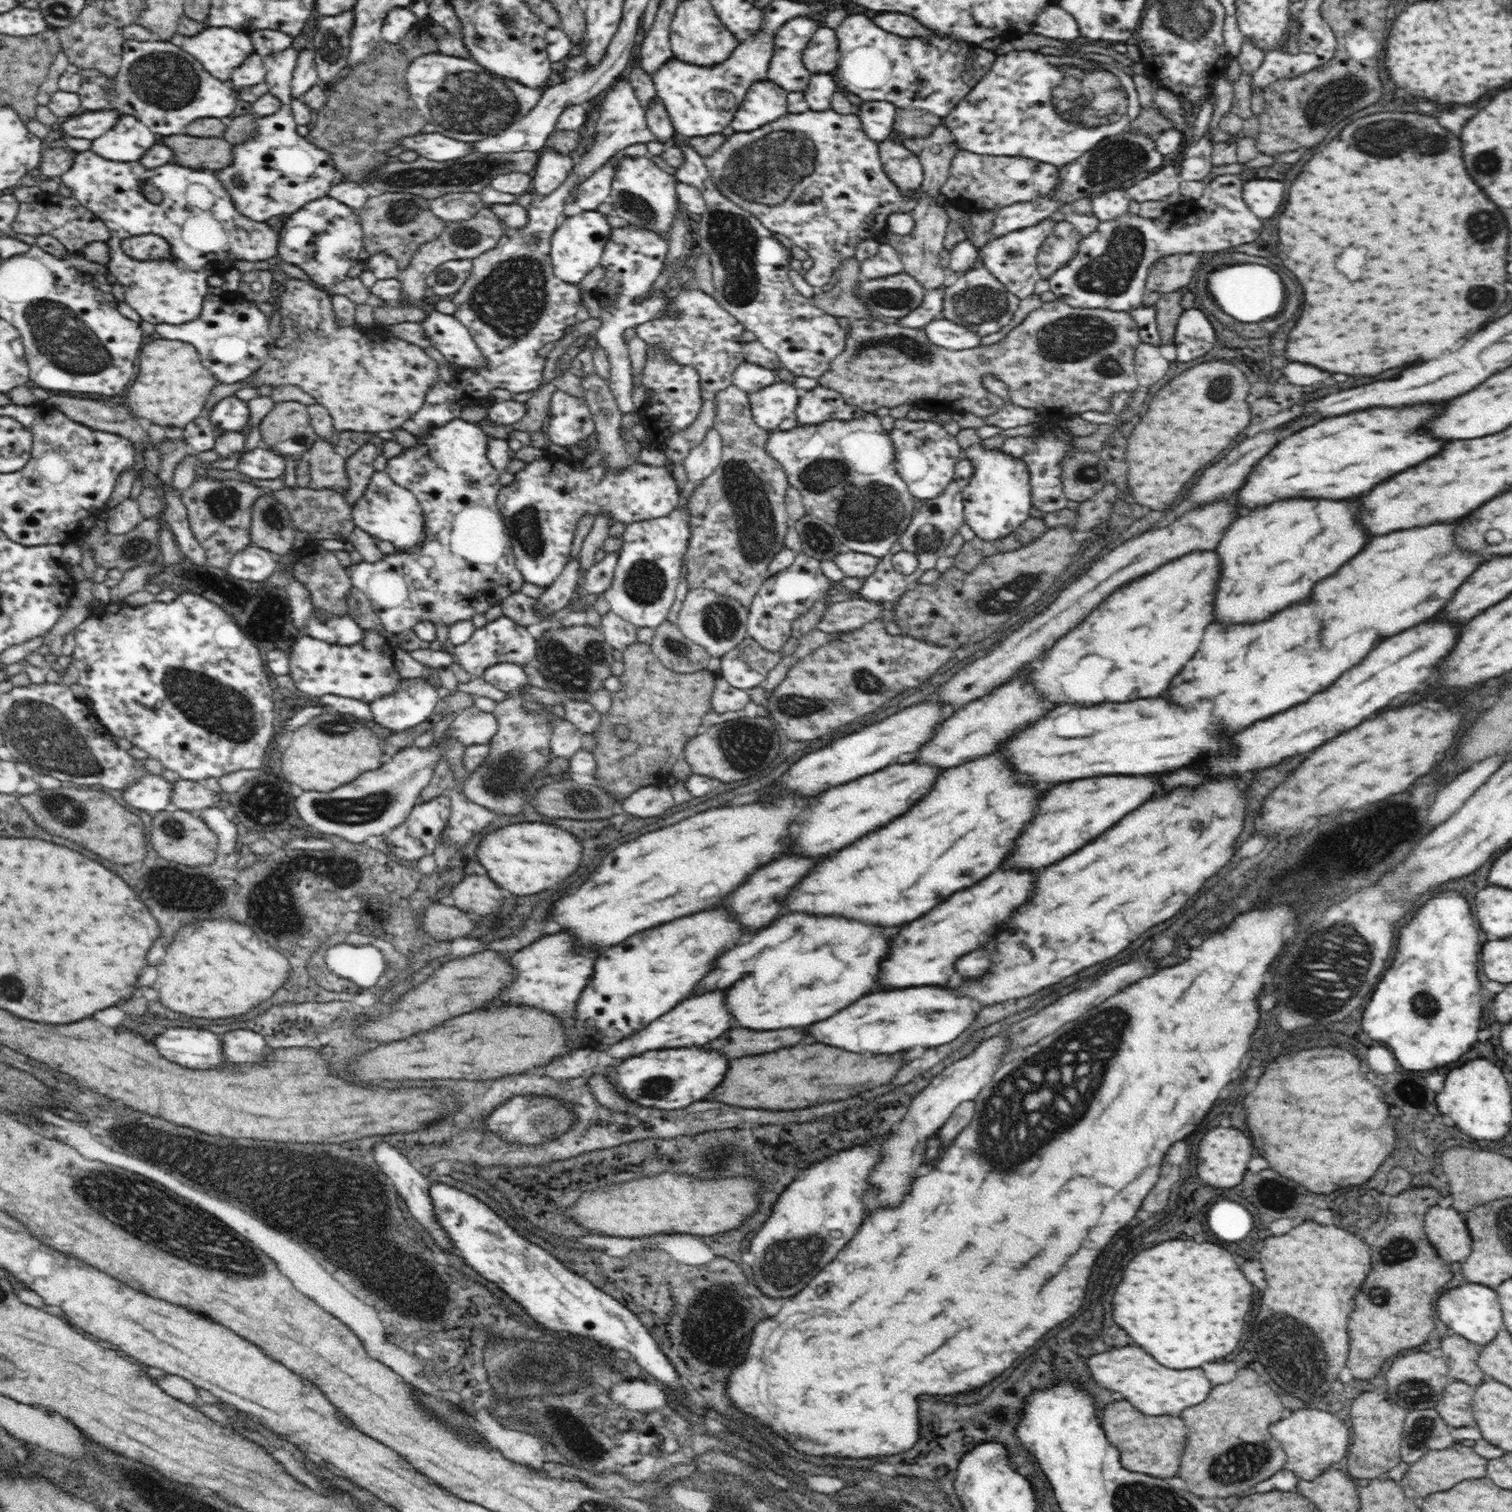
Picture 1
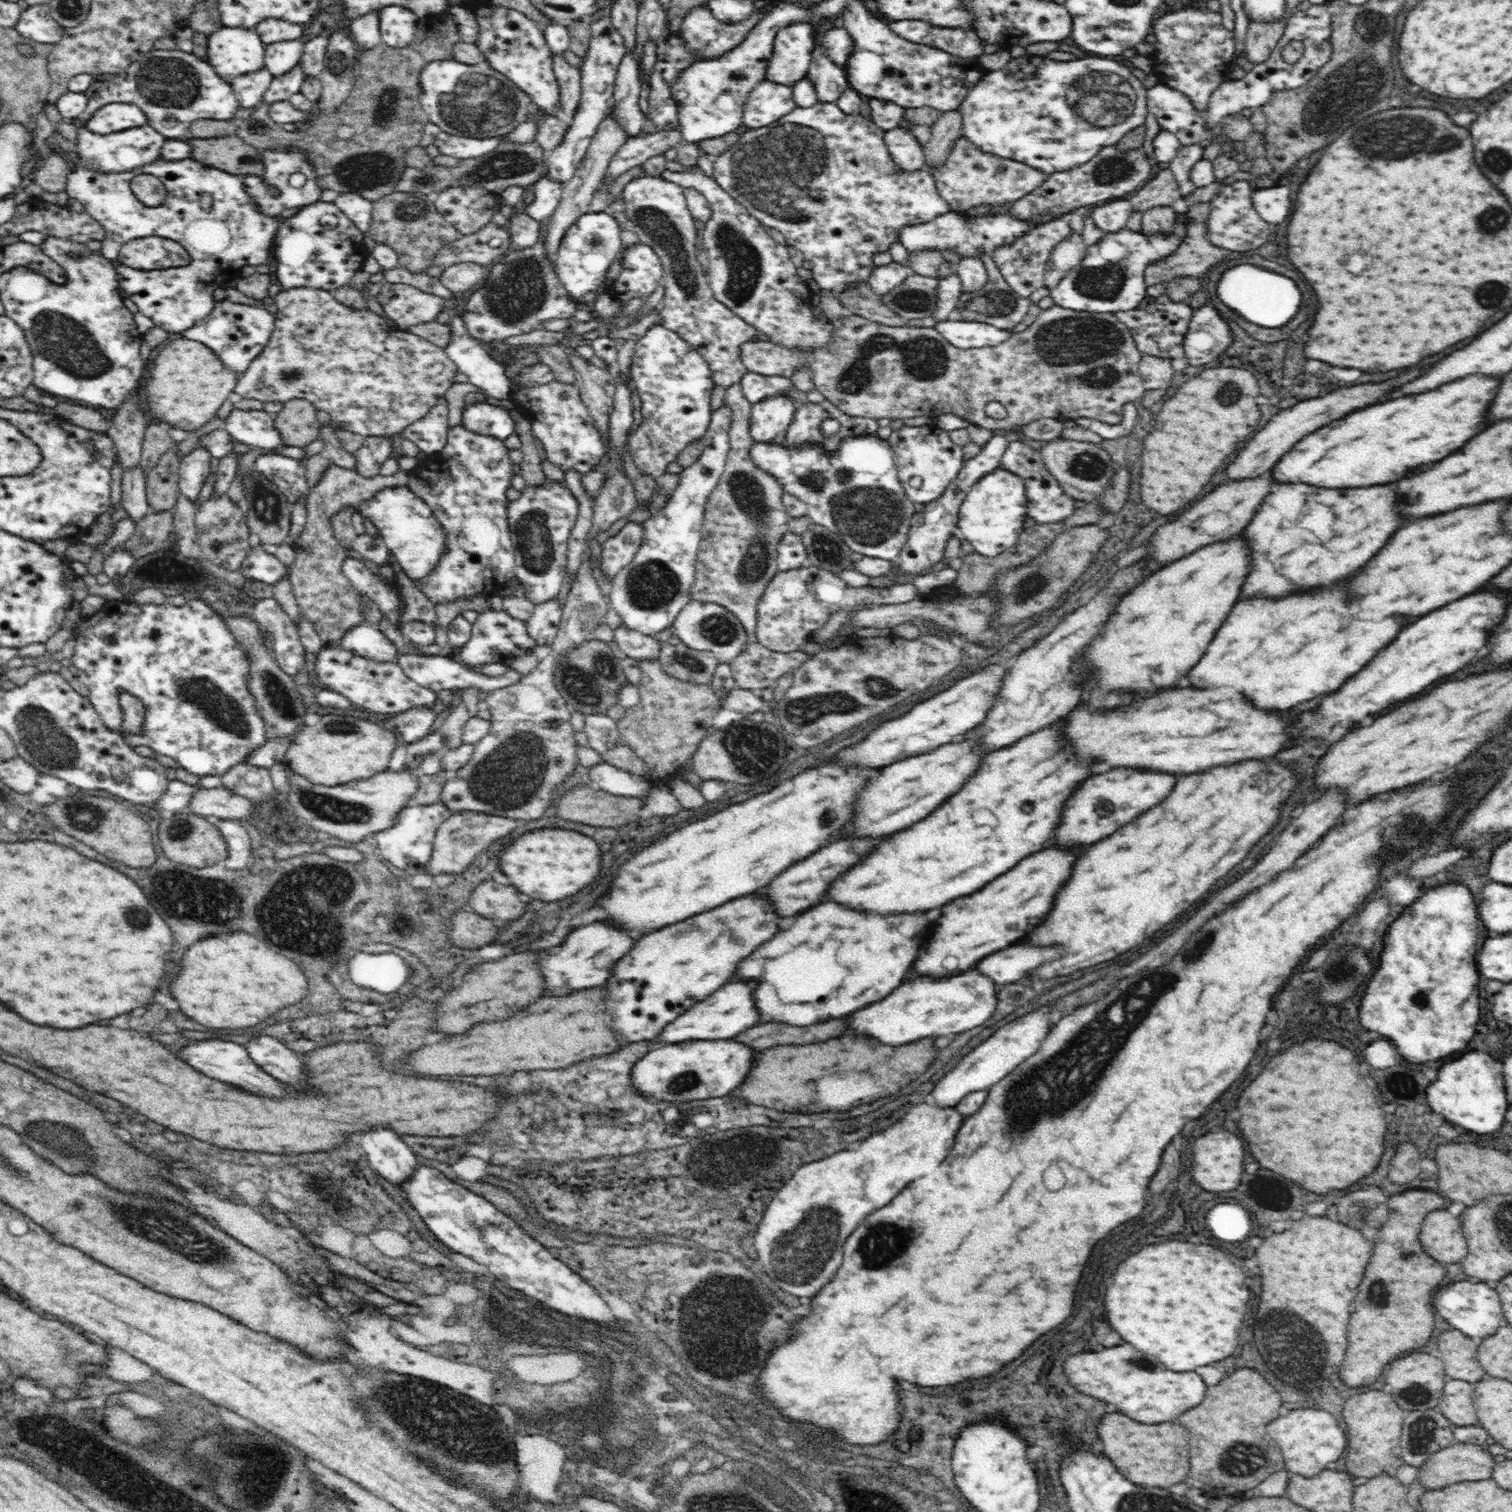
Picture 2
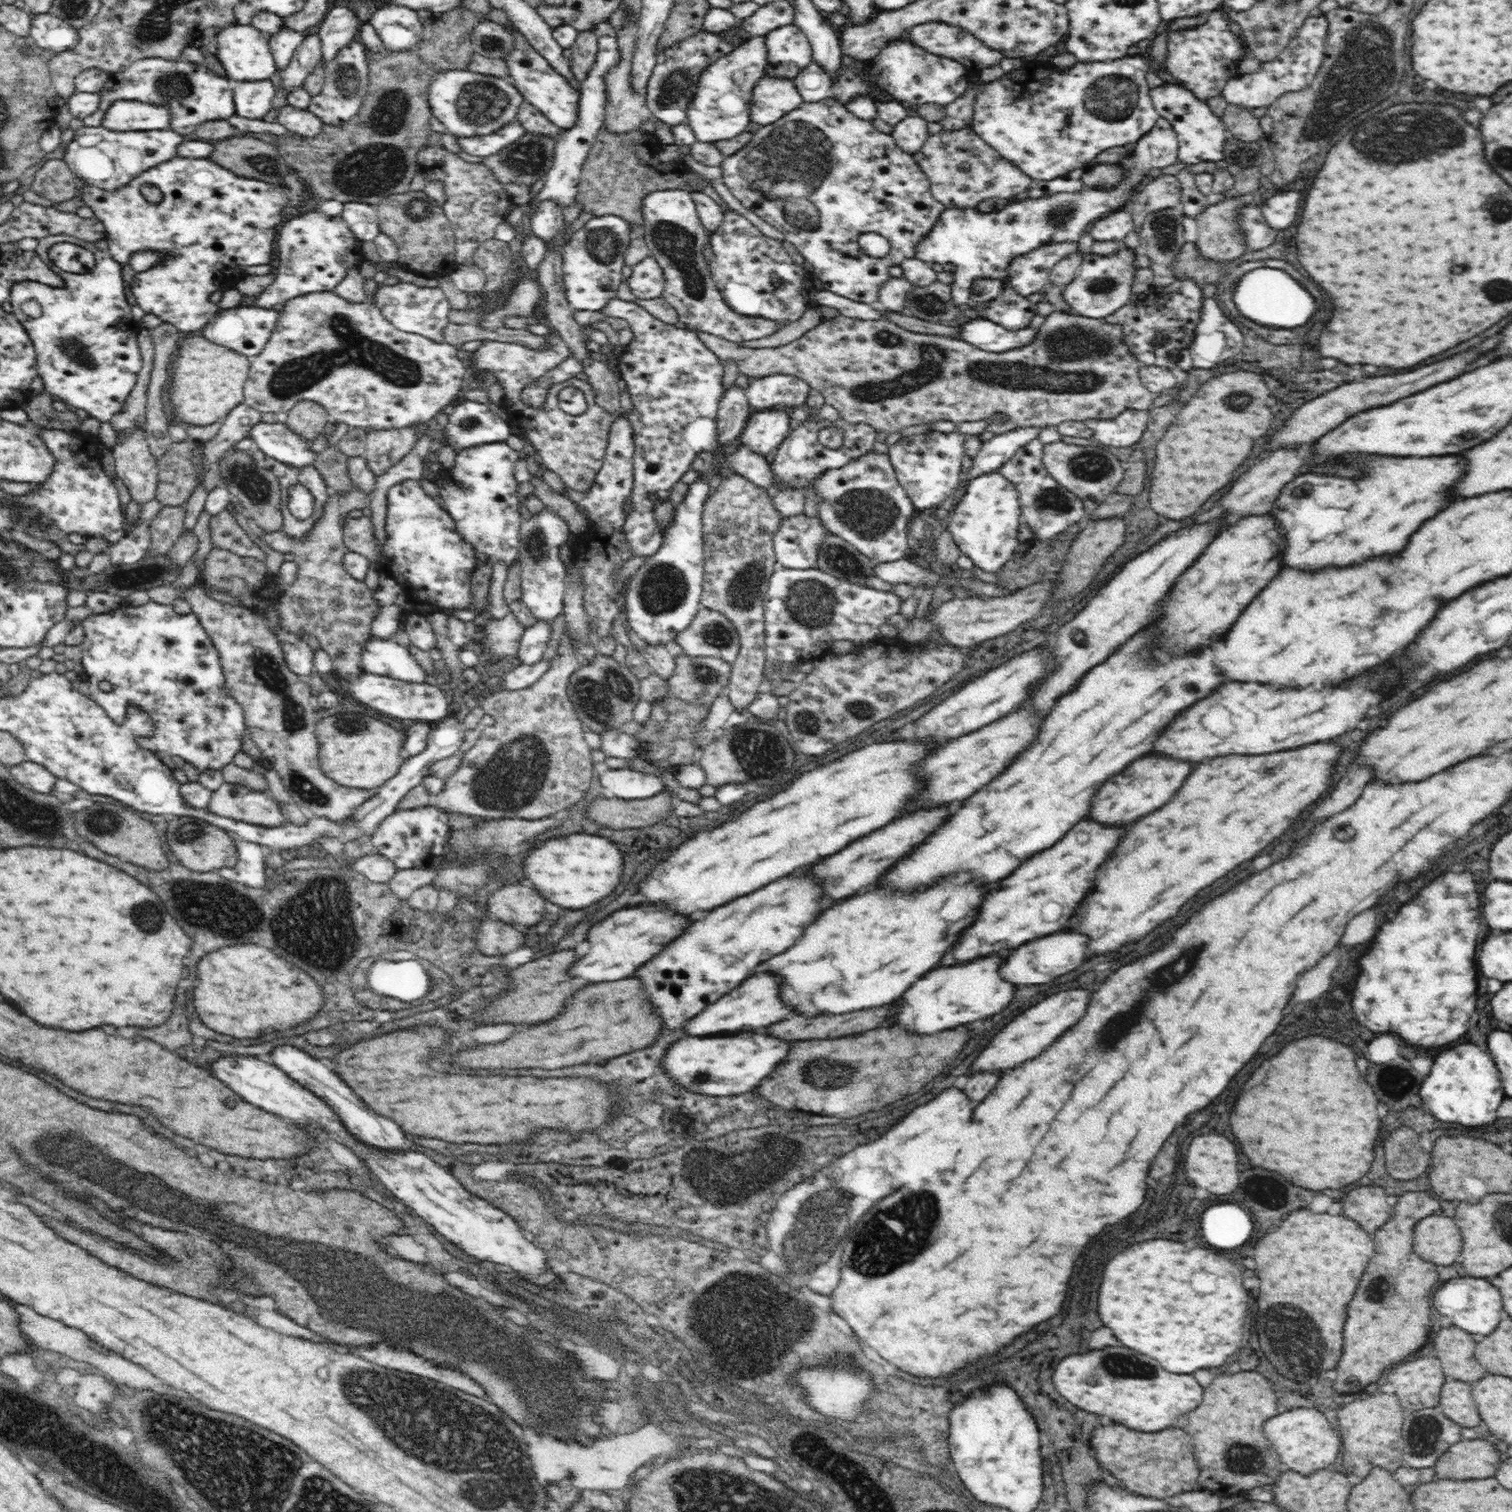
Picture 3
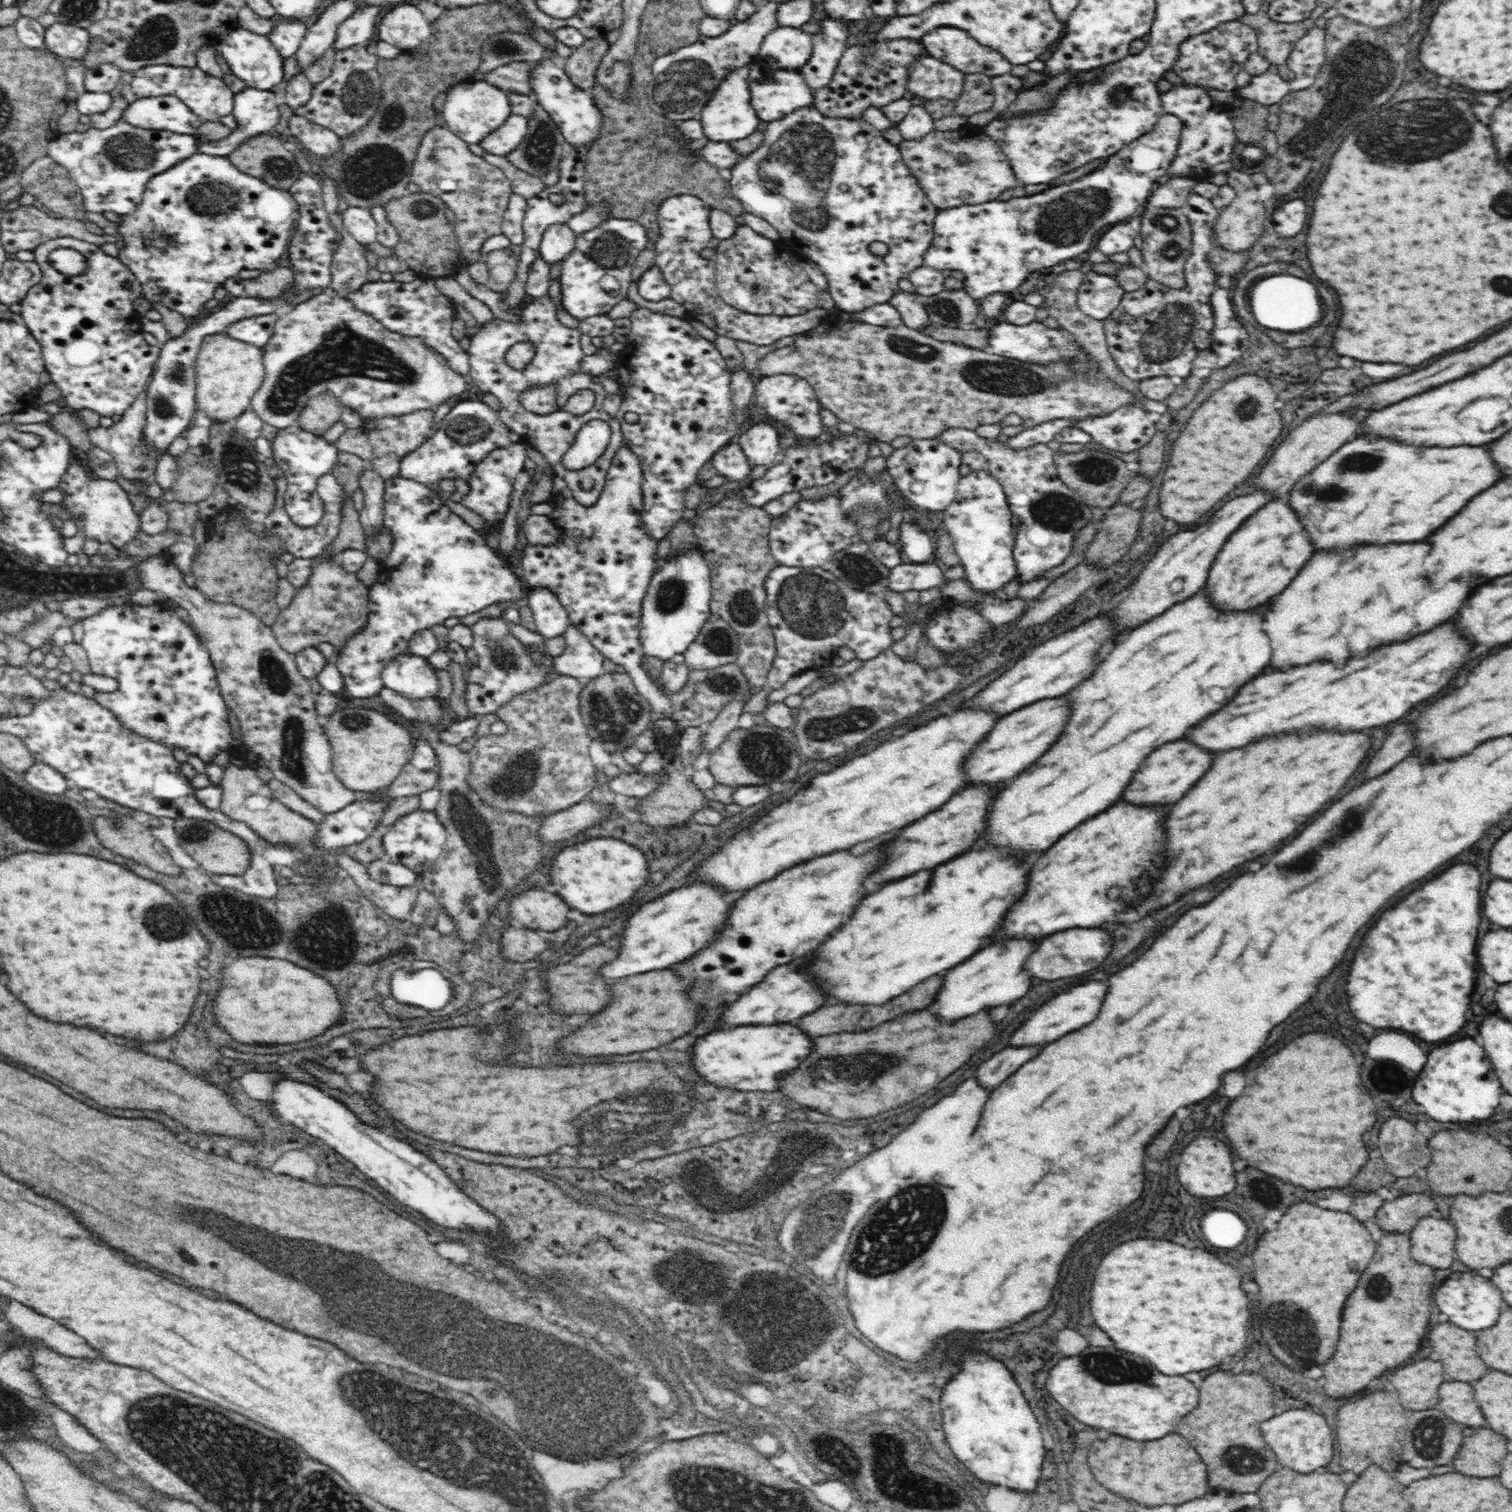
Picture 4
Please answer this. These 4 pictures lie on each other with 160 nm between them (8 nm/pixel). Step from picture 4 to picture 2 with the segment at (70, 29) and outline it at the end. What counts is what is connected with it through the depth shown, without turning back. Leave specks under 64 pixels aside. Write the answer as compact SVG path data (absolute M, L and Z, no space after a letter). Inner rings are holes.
M34 4L20 12L18 22L12 28L24 38L39 42L56 44L64 34L64 27L50 15L49 5Z

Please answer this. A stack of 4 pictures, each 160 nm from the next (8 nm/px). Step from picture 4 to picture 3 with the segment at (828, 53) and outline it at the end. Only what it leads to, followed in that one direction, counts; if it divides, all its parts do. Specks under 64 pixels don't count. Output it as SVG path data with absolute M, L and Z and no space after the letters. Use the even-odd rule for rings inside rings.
M816 61L803 68L793 82L803 102L814 103L834 96L830 76Z

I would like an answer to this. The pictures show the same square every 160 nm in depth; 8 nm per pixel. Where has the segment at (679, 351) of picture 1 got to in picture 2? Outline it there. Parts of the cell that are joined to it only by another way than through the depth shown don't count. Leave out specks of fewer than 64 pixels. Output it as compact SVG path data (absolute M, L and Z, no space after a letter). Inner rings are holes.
M659 155L650 158L640 167L644 175L630 180L622 190L622 200L625 200L624 214L632 223L632 230L644 244L651 246L660 257L663 266L664 297L656 309L658 320L654 324L660 324L667 329L673 329L682 340L692 346L694 350L701 353L705 362L712 371L714 386L726 387L740 382L742 376L748 371L739 357L741 346L757 333L754 325L749 325L742 317L737 317L725 304L714 298L712 289L708 283L708 276L704 274L702 265L696 260L696 242L698 242L698 230L694 224L697 222L692 218L689 208L684 200L684 191L681 186L665 179L667 174L664 166L667 161L664 156Z

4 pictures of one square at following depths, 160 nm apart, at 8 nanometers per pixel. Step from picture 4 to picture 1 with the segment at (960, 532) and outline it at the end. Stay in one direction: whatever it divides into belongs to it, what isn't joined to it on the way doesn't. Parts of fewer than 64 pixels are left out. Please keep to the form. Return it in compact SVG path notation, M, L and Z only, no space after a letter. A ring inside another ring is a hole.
M982 441L968 447L963 457L974 467L968 486L962 491L967 526L984 540L1004 539L1030 516L1033 504L1027 464L1023 460L1011 458L1001 448L986 448Z

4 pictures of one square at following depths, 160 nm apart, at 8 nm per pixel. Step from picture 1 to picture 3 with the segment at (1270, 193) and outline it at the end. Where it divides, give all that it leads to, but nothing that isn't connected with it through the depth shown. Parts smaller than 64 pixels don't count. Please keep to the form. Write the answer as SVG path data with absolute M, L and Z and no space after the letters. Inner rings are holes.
M1290 192L1290 194L1278 194L1276 196L1272 195L1270 200L1266 202L1261 207L1263 216L1266 222L1276 228L1276 230L1284 230L1288 226L1292 226L1298 218L1298 208L1300 208L1300 194L1296 192ZM1296 212L1296 218L1292 218Z

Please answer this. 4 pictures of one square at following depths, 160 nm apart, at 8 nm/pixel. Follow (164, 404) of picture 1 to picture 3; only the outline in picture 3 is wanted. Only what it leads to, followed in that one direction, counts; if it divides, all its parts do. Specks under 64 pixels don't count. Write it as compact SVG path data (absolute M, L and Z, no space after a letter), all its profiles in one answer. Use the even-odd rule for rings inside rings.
M202 335L182 339L174 356L167 388L172 413L182 426L214 424L223 420L237 404L245 402L244 388L251 366L249 357L214 344Z

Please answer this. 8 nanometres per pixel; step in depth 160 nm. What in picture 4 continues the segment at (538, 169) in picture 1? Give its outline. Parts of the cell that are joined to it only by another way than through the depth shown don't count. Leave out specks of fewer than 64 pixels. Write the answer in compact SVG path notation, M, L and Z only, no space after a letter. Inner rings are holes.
M552 224L542 235L539 251L543 259L550 265L556 260L564 260L574 248L576 234L568 224Z

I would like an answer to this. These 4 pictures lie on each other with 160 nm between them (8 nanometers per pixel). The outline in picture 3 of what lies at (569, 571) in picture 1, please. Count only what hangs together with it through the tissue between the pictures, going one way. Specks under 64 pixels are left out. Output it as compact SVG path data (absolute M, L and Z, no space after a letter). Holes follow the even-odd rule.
M537 622L530 627L526 627L517 652L517 657L524 665L540 665L542 654L546 650L546 642L551 639L552 624L550 622Z

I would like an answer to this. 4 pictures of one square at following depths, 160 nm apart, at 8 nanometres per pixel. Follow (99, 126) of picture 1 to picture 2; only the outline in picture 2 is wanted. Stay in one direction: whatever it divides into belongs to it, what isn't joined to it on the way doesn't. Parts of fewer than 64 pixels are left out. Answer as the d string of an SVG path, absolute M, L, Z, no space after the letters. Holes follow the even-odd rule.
M120 103L106 104L106 107L100 108L86 123L78 123L82 128L98 135L142 127L144 124L148 124L148 122L138 106Z

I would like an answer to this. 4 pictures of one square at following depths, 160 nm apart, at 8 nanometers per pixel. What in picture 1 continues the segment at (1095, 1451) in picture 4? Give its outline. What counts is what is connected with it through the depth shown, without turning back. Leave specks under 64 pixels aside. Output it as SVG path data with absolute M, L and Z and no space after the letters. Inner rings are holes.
M1126 1400L1112 1402L1103 1408L1101 1427L1106 1430L1108 1440L1120 1448L1122 1452L1122 1464L1126 1470L1132 1472L1144 1472L1156 1478L1166 1478L1166 1476L1176 1476L1176 1470L1180 1466L1180 1456L1186 1446L1186 1424L1180 1418L1172 1416L1162 1416L1162 1422L1158 1424L1160 1418L1156 1416L1142 1416L1136 1408L1130 1408Z

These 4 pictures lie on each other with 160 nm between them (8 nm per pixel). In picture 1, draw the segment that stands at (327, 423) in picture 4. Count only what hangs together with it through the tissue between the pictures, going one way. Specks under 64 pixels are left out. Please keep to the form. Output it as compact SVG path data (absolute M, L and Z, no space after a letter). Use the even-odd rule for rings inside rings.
M296 401L276 402L261 419L261 445L285 457L299 458L318 437L311 425L309 409Z

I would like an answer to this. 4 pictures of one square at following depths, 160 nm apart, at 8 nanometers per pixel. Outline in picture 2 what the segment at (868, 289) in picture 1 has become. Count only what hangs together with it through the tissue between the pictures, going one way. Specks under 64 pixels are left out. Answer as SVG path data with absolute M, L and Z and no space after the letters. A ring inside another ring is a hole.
M912 274L878 299L905 319L926 318L936 310L937 286L938 278Z

